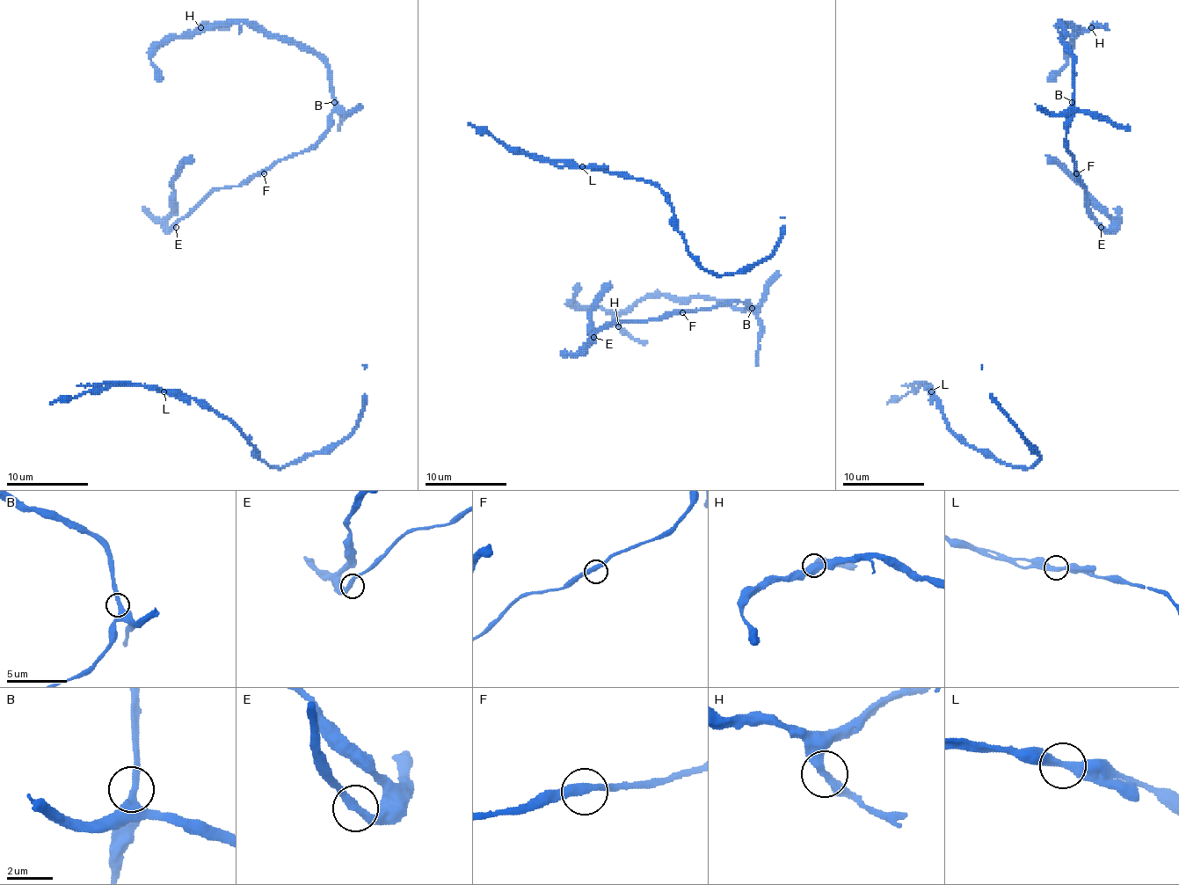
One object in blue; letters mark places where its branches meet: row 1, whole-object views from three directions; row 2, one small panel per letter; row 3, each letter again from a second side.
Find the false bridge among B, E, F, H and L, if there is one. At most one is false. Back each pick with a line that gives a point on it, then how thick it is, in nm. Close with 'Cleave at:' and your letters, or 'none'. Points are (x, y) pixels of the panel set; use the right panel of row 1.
L: (931, 391) | 360 nm
Cleave at: L

